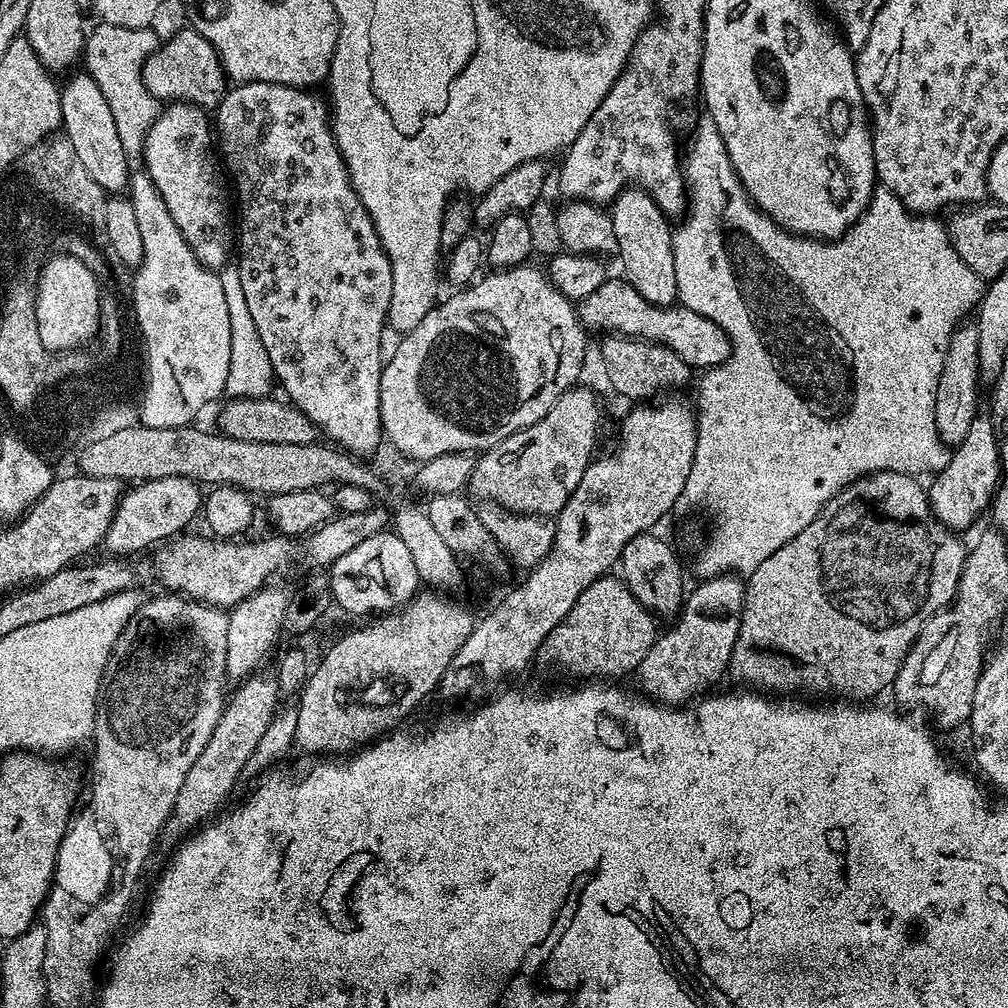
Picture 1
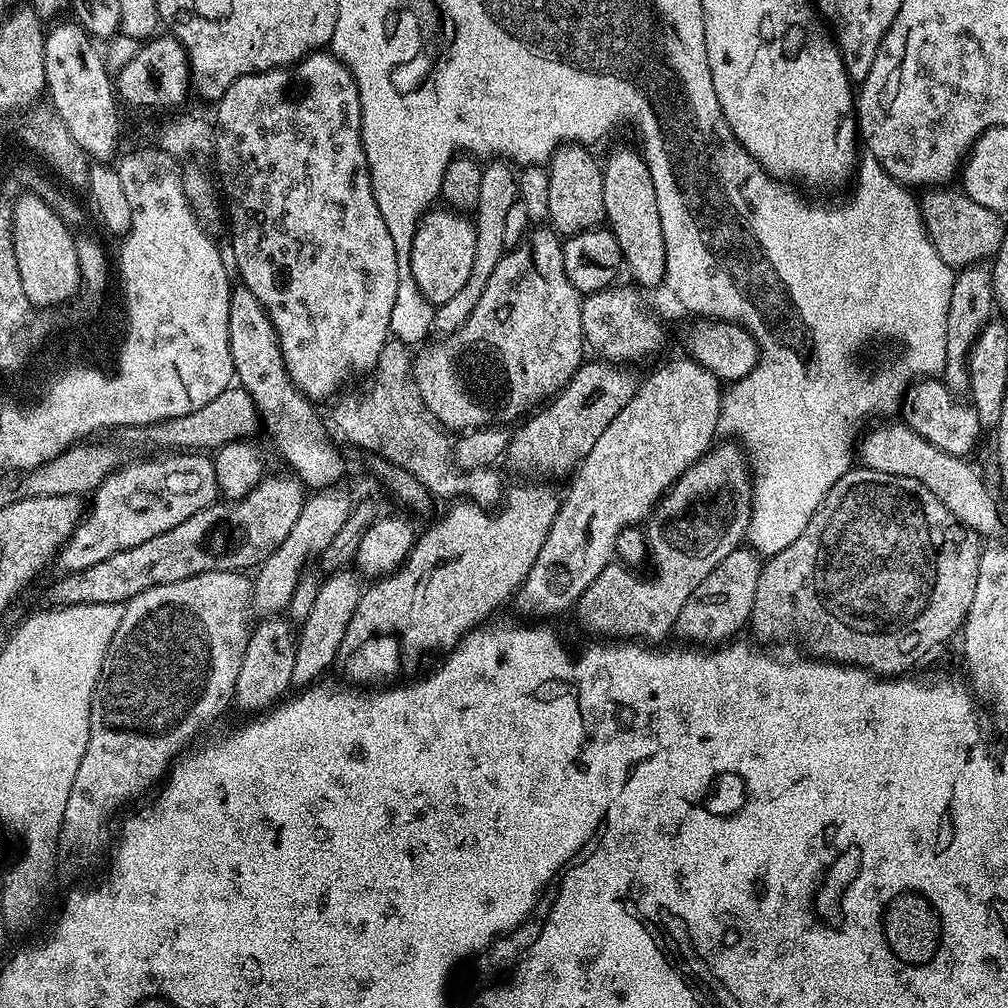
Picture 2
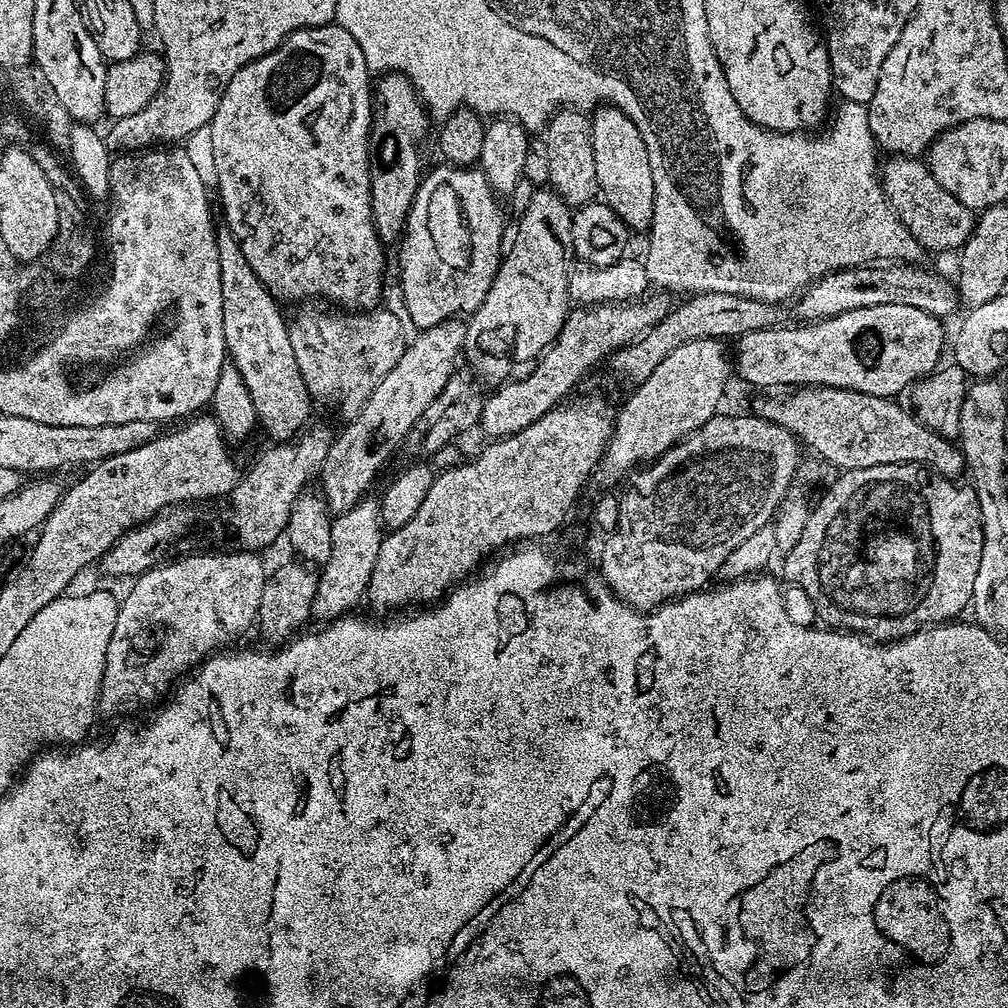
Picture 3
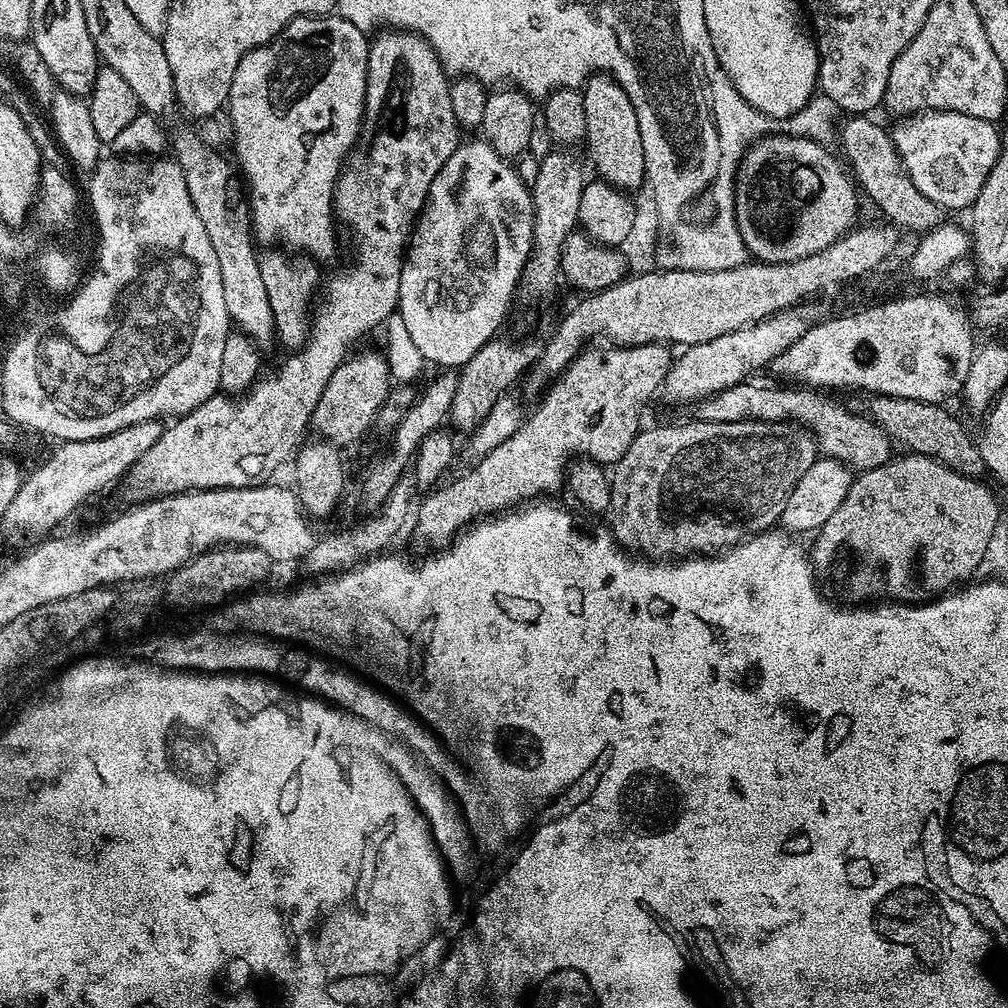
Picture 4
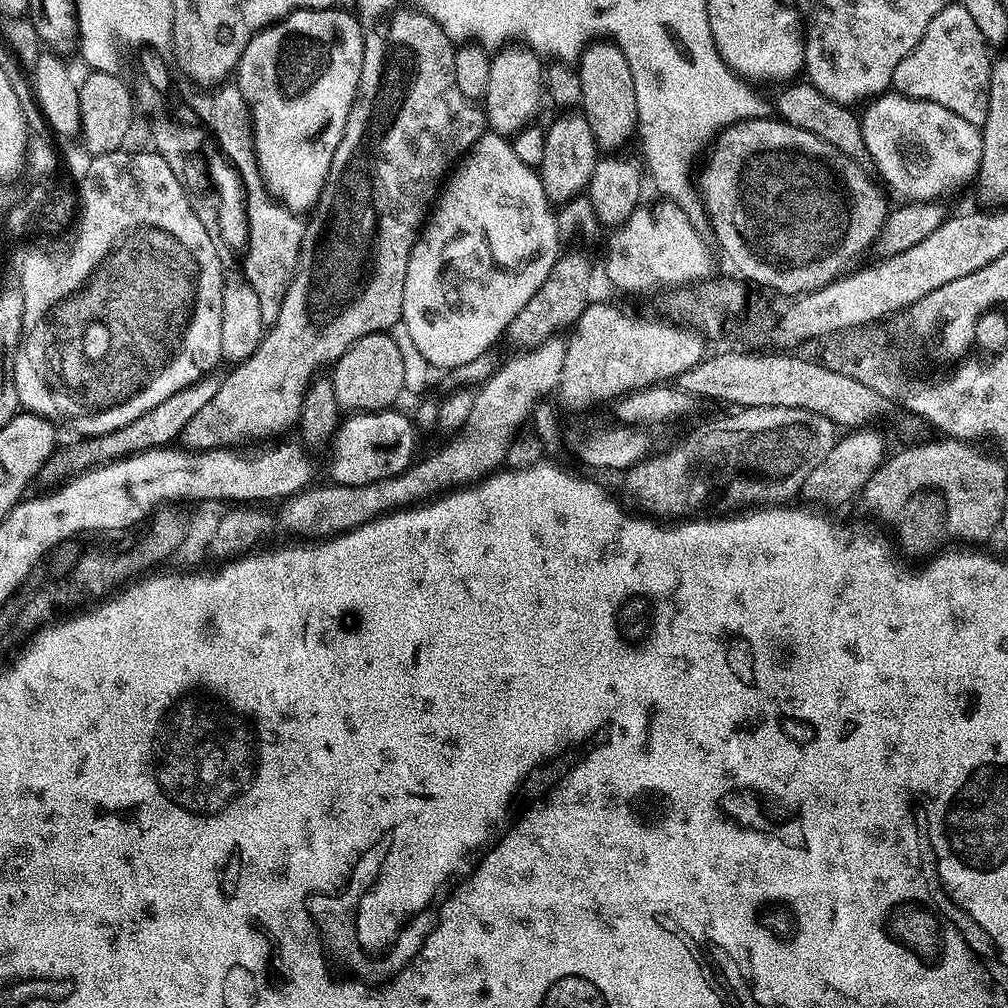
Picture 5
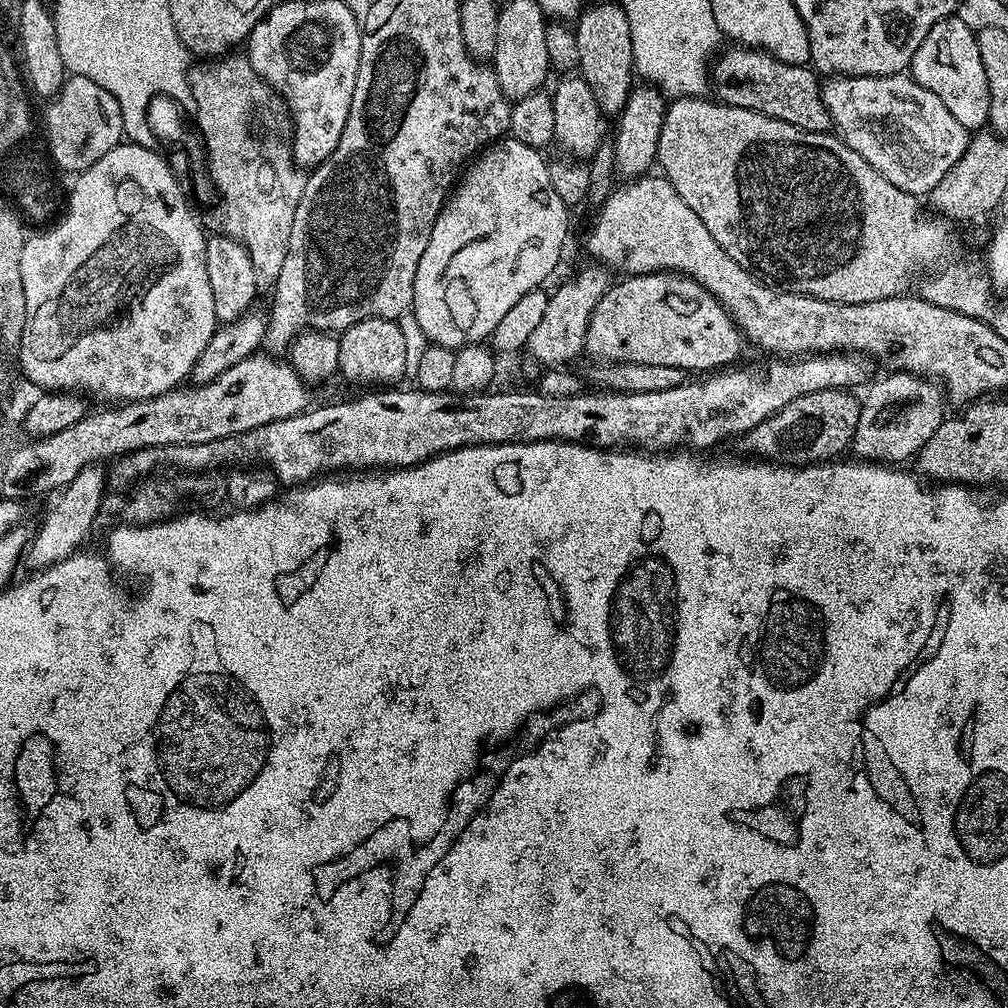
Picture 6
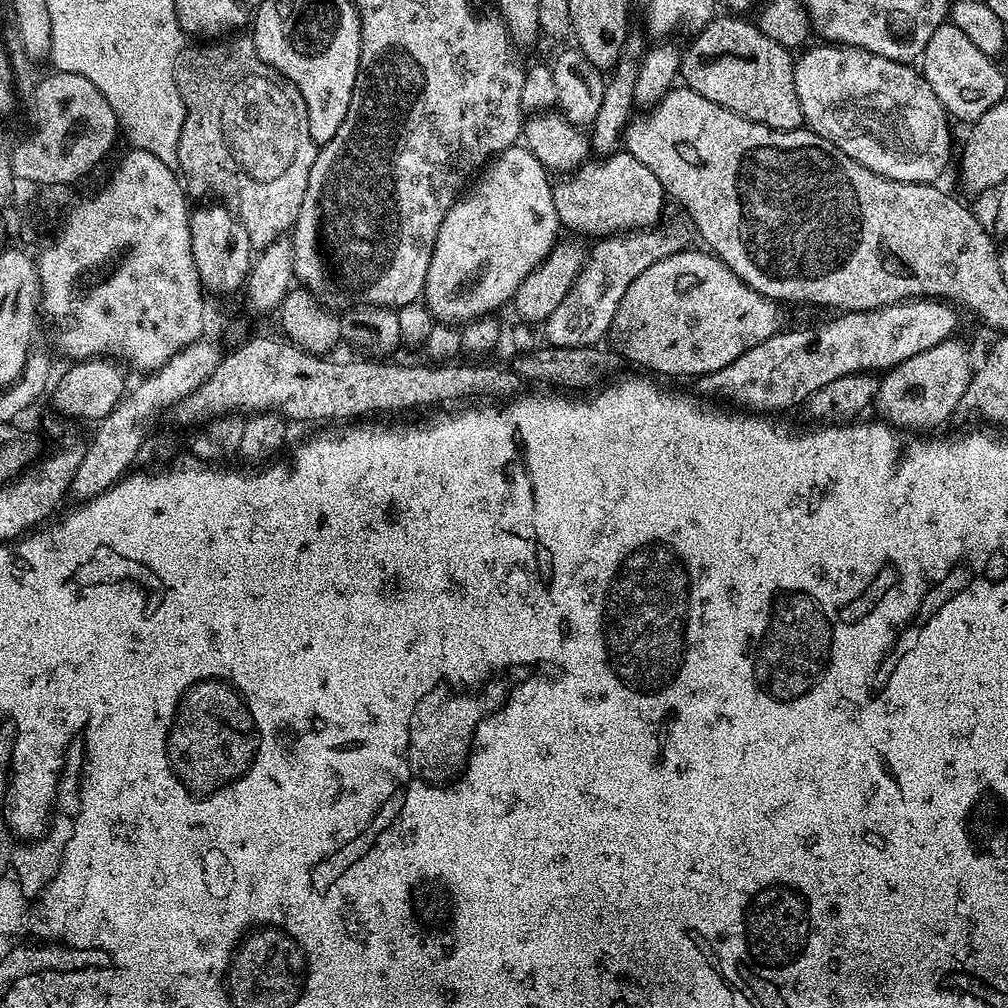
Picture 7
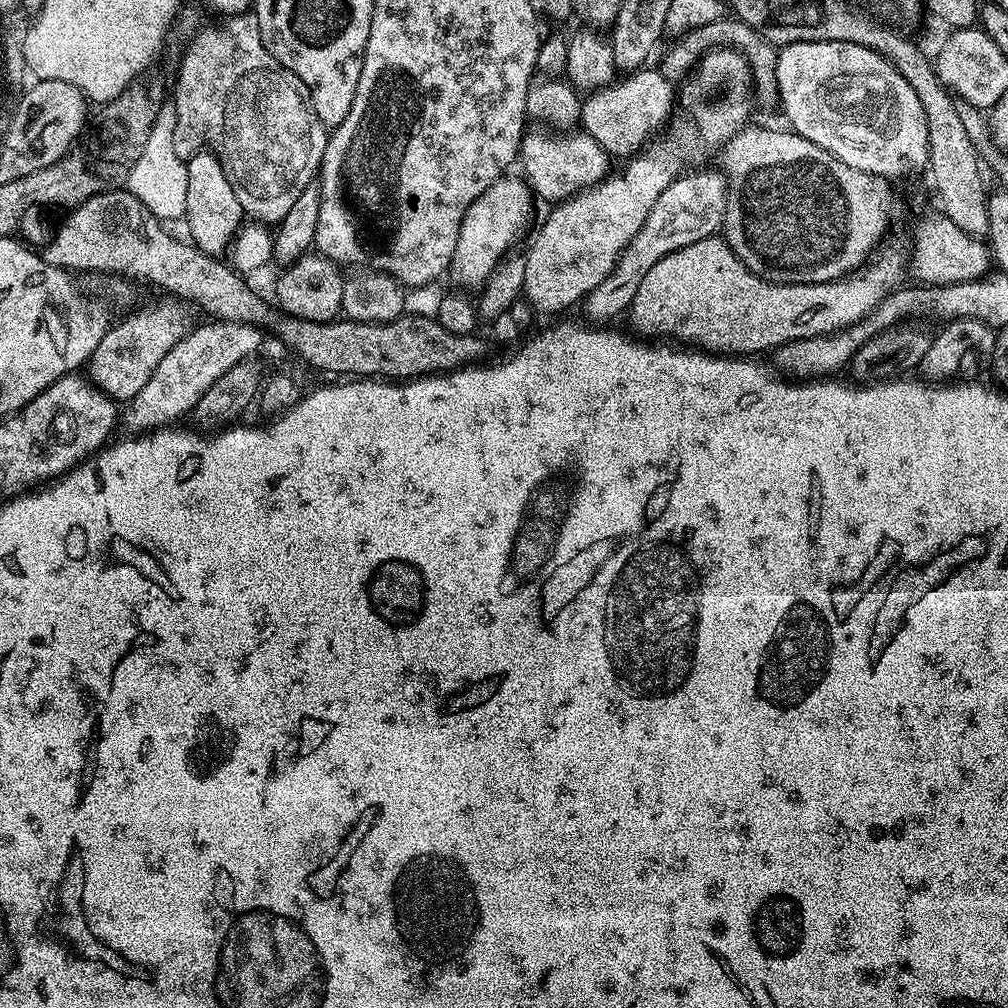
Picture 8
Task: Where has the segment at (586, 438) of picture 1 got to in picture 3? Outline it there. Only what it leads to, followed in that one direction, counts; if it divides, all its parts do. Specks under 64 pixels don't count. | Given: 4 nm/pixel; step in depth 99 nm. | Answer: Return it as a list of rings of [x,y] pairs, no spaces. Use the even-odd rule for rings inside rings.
[[[701,292],[685,300],[688,301],[684,306],[673,307],[651,332],[647,332],[628,347],[613,352],[606,361],[606,368],[609,368],[618,379],[625,380],[628,386],[635,386],[646,382],[646,378],[650,378],[650,374],[658,370],[658,362],[662,362],[662,358],[678,350],[678,346],[686,346],[686,342],[724,342],[727,341],[727,336],[739,338],[763,328],[775,328],[785,323],[783,307],[763,304],[760,300],[747,300],[744,296],[734,296],[725,292]]]

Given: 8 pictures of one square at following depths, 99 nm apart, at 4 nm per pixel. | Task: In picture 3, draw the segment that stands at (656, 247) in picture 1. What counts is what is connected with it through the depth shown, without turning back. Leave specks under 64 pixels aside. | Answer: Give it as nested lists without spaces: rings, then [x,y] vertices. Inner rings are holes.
[[[600,106],[591,113],[594,174],[598,196],[633,233],[647,233],[654,218],[654,173],[650,170],[650,153],[638,134],[638,126],[624,112]]]

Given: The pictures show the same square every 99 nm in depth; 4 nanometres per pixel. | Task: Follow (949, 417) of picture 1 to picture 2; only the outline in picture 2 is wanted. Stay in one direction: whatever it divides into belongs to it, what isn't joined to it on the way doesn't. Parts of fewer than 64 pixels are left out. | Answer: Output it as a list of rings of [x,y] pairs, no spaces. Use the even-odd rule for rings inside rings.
[[[977,262],[955,273],[950,294],[950,306],[946,314],[946,362],[942,380],[957,394],[968,391],[968,356],[972,353],[972,344],[981,329],[994,316],[992,298],[992,269],[987,263]]]

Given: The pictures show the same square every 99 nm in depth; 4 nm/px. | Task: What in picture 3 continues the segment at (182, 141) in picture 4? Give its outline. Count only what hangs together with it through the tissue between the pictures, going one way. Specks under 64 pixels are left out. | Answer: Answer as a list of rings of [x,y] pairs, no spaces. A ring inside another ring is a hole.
[[[220,226],[216,228],[216,245],[218,246],[218,272],[222,274],[222,334],[224,335],[224,347],[226,349],[227,359],[236,367],[238,374],[242,374],[242,382],[246,382],[246,390],[250,390],[250,398],[254,402],[254,410],[256,411],[259,427],[261,429],[265,428],[273,436],[273,441],[291,441],[297,434],[305,431],[306,426],[304,426],[304,423],[312,416],[314,401],[308,395],[308,387],[298,370],[298,358],[294,358],[294,346],[290,346],[290,334],[288,333],[289,321],[286,319],[286,316],[284,320],[283,314],[280,313],[281,305],[269,294],[266,286],[262,286],[258,274],[254,274],[254,270],[251,269],[250,262],[246,262],[246,254],[242,254],[242,250],[238,246],[234,234],[228,227]]]

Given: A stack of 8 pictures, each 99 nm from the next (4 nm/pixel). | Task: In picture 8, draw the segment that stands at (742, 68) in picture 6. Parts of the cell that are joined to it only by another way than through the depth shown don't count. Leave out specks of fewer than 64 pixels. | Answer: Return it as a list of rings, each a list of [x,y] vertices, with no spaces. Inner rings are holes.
[[[725,18],[718,22],[707,23],[706,26],[685,33],[667,49],[672,53],[672,56],[668,55],[667,52],[663,53],[663,57],[668,59],[668,62],[666,62],[666,66],[658,66],[658,70],[665,80],[669,80],[673,84],[679,83],[696,66],[700,57],[715,47],[739,48],[751,66],[753,89],[757,101],[759,103],[761,101],[766,106],[772,104],[774,106],[777,103],[779,97],[776,78],[777,49],[747,23],[737,18]]]

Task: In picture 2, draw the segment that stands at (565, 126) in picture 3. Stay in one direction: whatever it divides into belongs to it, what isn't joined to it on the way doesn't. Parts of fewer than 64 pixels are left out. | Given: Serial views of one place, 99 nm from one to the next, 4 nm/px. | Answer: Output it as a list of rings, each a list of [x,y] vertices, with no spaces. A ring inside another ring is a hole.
[[[561,144],[546,165],[550,182],[547,223],[564,238],[599,228],[605,223],[602,202],[604,169],[601,161],[596,161],[588,152],[591,151],[583,144]]]

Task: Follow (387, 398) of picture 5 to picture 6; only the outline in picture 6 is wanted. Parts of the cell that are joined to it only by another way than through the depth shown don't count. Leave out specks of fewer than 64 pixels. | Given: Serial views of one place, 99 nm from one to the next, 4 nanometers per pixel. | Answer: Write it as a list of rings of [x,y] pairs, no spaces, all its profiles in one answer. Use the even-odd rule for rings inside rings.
[[[366,318],[362,322],[354,322],[338,336],[339,375],[353,380],[356,384],[374,384],[370,386],[392,386],[396,379],[403,377],[407,370],[406,360],[410,357],[410,349],[403,338],[403,330],[395,320],[386,318]]]

